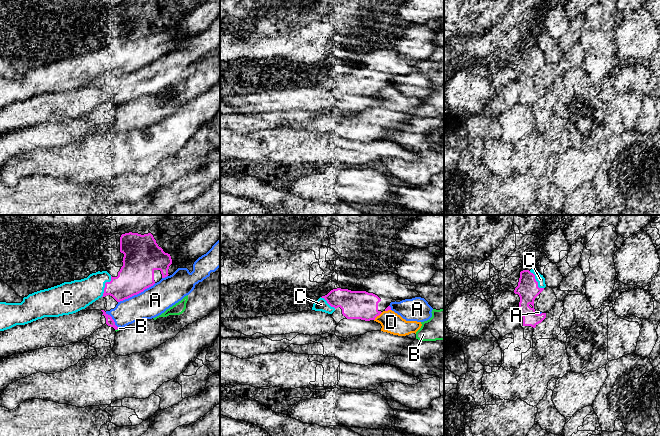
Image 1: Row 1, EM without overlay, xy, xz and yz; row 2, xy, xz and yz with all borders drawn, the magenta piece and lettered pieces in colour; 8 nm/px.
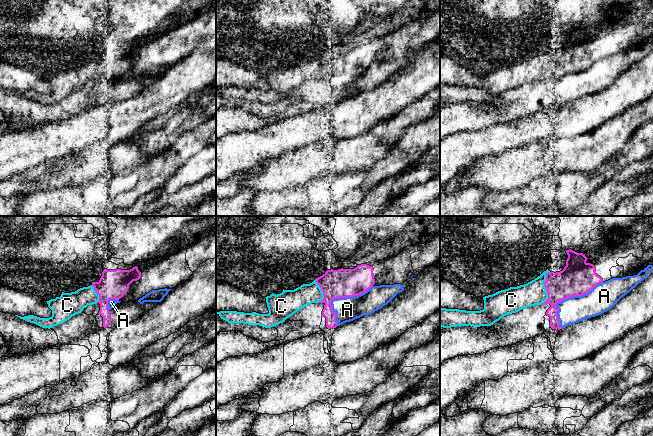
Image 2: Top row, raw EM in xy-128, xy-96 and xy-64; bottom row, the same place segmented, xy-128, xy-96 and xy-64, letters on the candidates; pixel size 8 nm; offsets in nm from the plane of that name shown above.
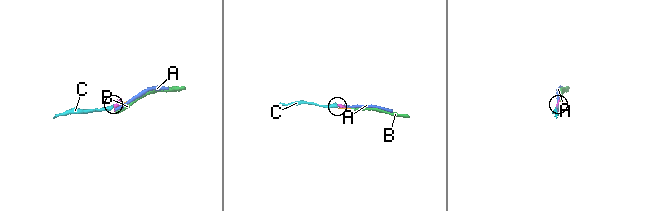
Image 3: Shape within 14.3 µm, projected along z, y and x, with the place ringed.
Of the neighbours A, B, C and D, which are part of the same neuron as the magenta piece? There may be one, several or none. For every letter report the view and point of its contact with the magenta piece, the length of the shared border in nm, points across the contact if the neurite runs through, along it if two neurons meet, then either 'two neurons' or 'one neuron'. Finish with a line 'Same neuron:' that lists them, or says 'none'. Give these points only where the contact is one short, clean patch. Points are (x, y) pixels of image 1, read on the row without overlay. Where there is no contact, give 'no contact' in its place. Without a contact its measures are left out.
A: contact xy (136, 70); length 340 nm; two neurons
B: contact xy (117, 104); length 50 nm; two neurons
C: contact xy (105, 61); length 190 nm; one neuron
D: contact xz (377, 91); length 100 nm; border xz (382, 88), (374, 96); two neurons
Same neuron: C

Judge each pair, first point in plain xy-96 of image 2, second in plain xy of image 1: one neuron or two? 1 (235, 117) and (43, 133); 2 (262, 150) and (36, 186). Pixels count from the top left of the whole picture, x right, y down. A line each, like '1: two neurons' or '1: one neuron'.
1: two neurons
2: two neurons

